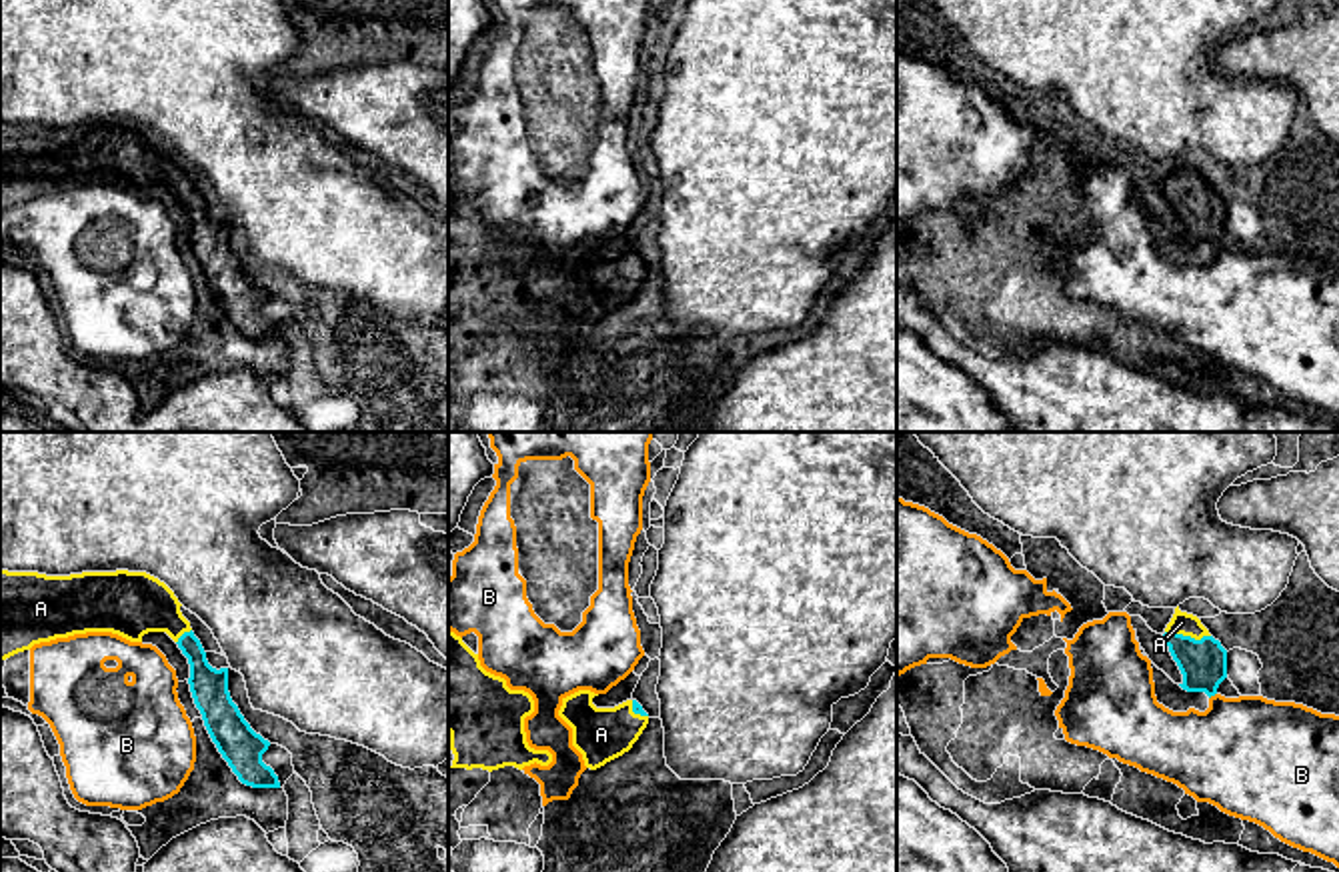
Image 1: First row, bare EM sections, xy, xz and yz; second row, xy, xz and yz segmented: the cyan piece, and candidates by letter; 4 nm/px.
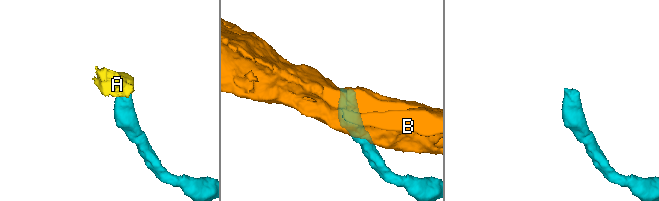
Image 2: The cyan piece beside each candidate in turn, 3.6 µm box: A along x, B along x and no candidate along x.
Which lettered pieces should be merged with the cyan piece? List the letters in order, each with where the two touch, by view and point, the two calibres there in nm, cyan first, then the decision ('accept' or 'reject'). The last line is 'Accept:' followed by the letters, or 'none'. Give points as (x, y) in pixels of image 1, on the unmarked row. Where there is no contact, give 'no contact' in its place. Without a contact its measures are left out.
A: meets cyan in yz at (1187, 188); 190 nm thick on the cyan side, 90 nm on the other; accept
B: meets cyan in yz at (1211, 246); 190 nm thick on the cyan side, 420 nm on the other; reject
Accept: A

